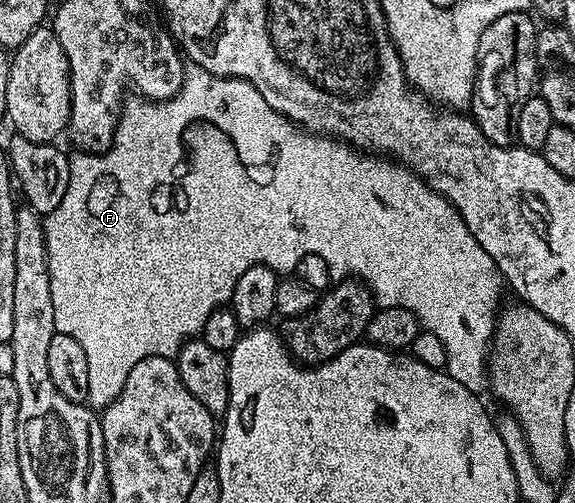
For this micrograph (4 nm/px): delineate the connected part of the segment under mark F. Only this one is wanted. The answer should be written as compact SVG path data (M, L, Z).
M196 66L186 71L183 86L168 100L133 99L137 100L124 101L113 135L113 144L106 152L90 154L78 151L77 157L70 159L70 181L67 183L63 202L44 217L55 326L58 332L71 334L71 338L75 338L79 346L83 346L83 354L87 354L88 403L94 409L104 410L111 401L119 398L127 382L127 374L131 374L135 362L143 362L143 358L148 356L176 357L177 351L186 340L200 337L212 312L226 307L233 299L235 282L239 282L239 274L243 274L243 270L251 270L251 266L262 264L278 274L285 274L291 268L289 256L300 258L307 254L319 254L319 258L327 262L329 275L334 281L356 278L366 284L380 307L411 310L424 331L436 334L443 341L443 346L447 349L444 371L455 378L455 382L467 386L467 390L478 394L486 391L487 353L493 338L493 329L497 327L499 305L502 303L501 274L491 254L487 254L487 250L483 250L483 246L475 242L475 234L467 230L453 203L429 187L412 168L406 168L377 154L362 154L358 149L334 137L308 131L283 114L271 110L271 106L267 106L267 98L263 98L263 94L259 94L259 90L255 90L251 82L235 80L231 76L216 76Z

